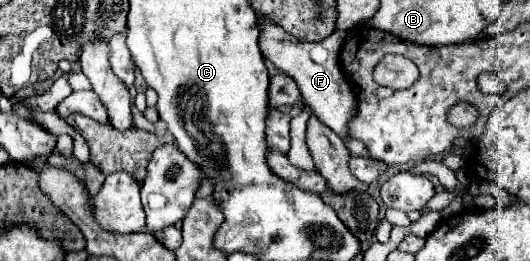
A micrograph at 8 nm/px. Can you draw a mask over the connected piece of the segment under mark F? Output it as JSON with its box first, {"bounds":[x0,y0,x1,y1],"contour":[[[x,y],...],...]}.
{"bounds":[258,19,358,137],"contour":[[[258,19],[260,27],[260,49],[266,59],[270,59],[280,71],[290,75],[302,93],[302,99],[312,107],[312,113],[330,127],[338,137],[348,137],[348,123],[356,117],[358,97],[350,87],[348,79],[340,71],[340,49],[344,41],[350,37],[350,31],[334,31],[328,39],[318,43],[304,43],[292,39],[282,27],[276,27],[270,19]]]}

